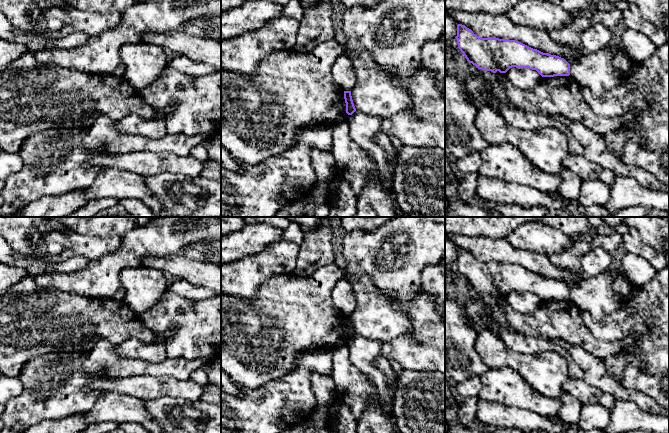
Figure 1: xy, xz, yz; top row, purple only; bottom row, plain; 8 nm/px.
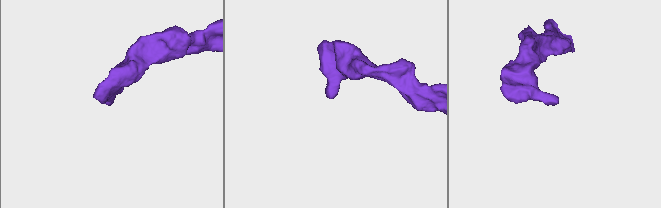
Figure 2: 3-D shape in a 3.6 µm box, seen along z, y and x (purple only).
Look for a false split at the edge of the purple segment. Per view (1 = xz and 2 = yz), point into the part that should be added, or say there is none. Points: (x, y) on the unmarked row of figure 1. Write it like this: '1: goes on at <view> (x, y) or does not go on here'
1: does not go on here
2: does not go on here

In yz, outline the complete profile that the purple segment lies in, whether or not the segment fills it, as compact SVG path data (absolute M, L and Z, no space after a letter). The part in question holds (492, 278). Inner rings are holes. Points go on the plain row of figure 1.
M457 249L457 268L469 287L475 289L478 293L496 297L506 297L510 292L529 292L536 294L542 301L569 300L570 288L556 279L543 277L533 273L519 265L499 263L499 262L482 262L473 257L465 249Z

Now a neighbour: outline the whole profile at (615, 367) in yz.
M629 354L618 355L607 362L607 372L617 382L620 382L622 374L627 365L633 360Z

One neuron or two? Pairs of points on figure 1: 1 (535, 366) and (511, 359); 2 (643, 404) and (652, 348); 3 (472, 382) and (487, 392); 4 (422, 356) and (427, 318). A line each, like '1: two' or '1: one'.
1: one
2: two
3: two
4: one

